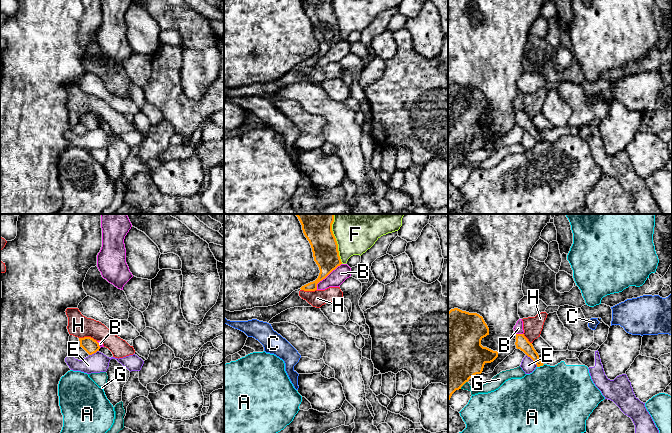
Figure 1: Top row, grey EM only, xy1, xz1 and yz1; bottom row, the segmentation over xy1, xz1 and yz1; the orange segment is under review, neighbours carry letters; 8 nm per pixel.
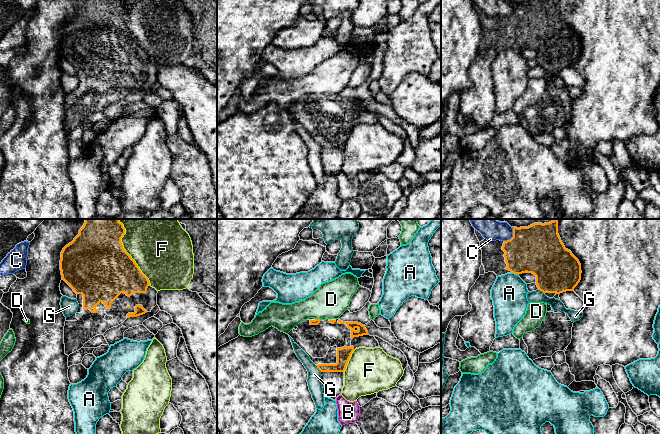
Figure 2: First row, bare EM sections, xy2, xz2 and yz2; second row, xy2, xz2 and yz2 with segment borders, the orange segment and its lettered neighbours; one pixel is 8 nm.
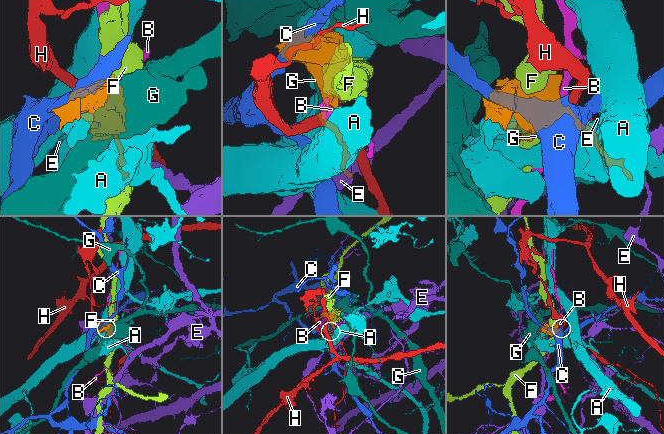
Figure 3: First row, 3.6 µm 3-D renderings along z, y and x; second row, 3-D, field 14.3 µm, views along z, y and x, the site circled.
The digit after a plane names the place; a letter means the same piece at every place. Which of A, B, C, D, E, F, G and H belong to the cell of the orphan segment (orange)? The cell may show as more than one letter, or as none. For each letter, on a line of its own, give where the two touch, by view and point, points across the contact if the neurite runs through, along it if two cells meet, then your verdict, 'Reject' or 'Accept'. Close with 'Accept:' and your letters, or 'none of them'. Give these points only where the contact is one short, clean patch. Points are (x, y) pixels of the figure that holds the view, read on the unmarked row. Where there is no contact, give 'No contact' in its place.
A: Touches orange at yz1 (540, 141). Reject
B: Touches orange at xz1 (326, 52). Reject
C: Touches orange at yz2 (513, 12). Reject
D: Touches orange at xz2 (318, 95). Reject
E: Touches orange at yz1 (532, 135). Reject
F: Touches orange at xy2 (128, 30). Reject
G: Touches orange at xz2 (318, 144). Reject
H: Touches orange at xy1 (88, 113). Boundary: xy1 (79, 113), (92, 113), (96, 117). Reject
Accept: none of them

